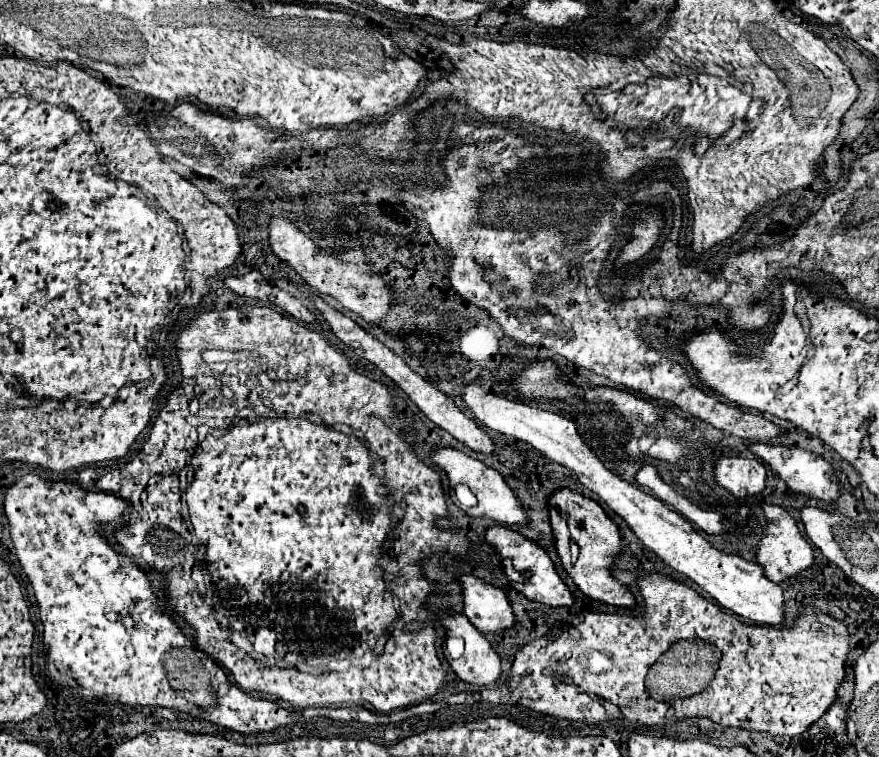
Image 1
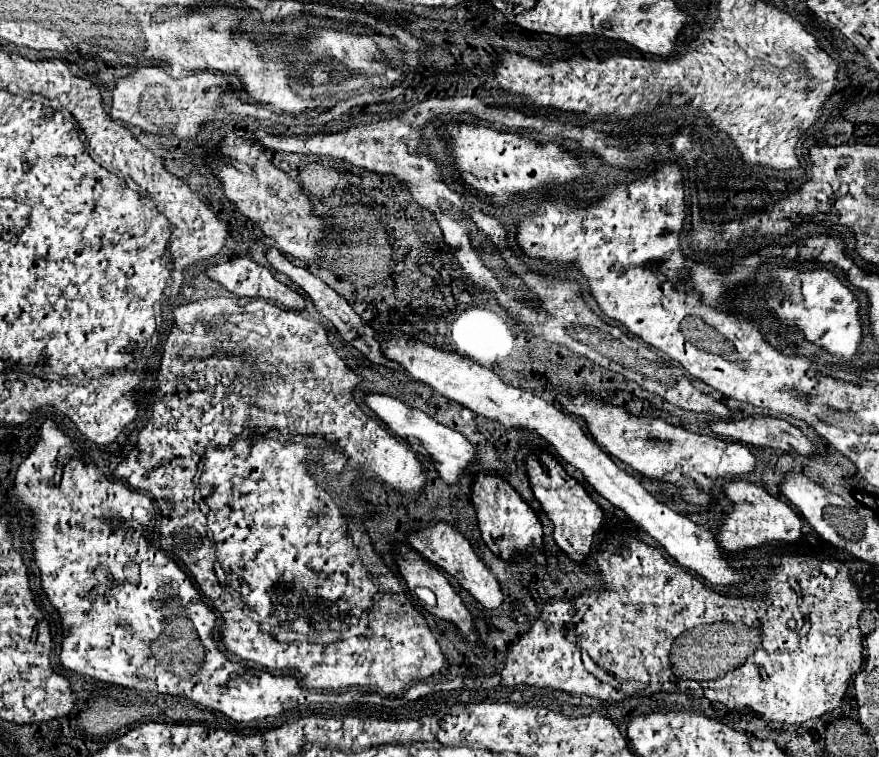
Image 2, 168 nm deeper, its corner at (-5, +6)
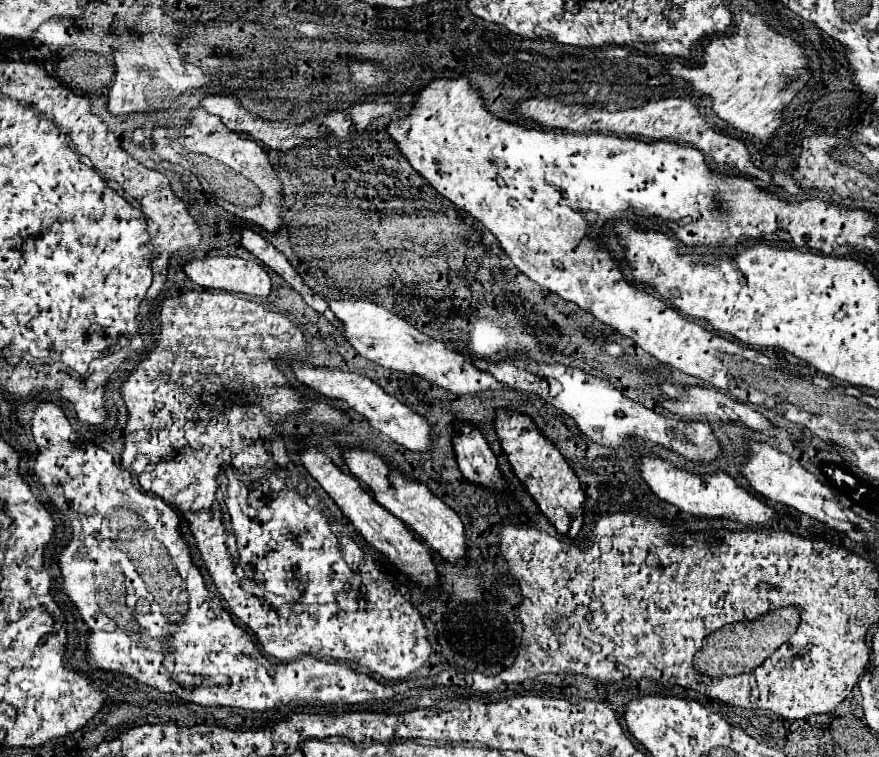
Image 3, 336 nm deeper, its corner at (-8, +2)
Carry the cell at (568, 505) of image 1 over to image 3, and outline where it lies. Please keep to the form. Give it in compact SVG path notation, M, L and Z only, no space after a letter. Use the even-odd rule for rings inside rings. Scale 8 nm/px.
M498 412L496 414L496 432L502 440L502 448L512 464L518 480L528 488L544 516L554 524L560 536L576 538L584 526L584 492L572 468L566 464L562 454L554 444L550 444L536 428L536 424L518 412Z

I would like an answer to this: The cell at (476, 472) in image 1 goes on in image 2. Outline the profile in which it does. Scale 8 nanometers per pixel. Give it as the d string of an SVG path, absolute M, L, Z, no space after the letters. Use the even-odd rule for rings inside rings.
M367 392L363 396L363 400L375 412L375 416L389 426L389 430L393 434L403 438L411 446L413 452L425 456L435 466L435 470L439 472L439 476L447 484L455 484L459 480L459 476L463 472L467 472L467 466L475 460L475 446L463 434L459 434L459 432L435 422L425 412L409 408L401 400L397 400L393 396L387 396L387 394L377 394L377 392Z

